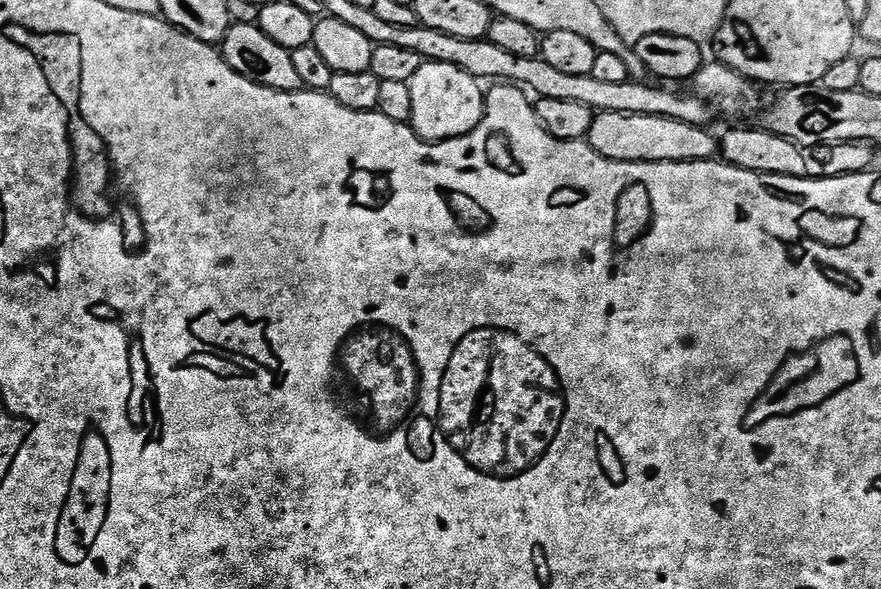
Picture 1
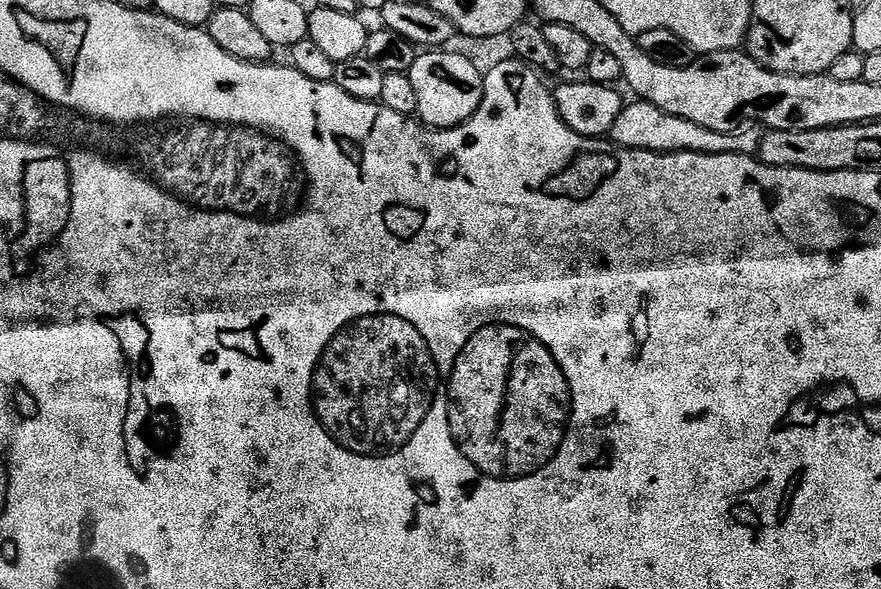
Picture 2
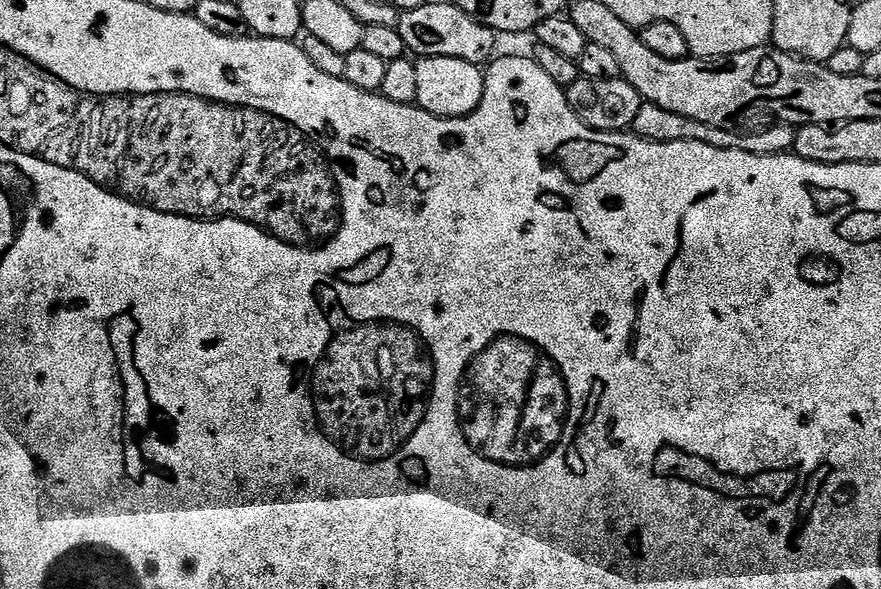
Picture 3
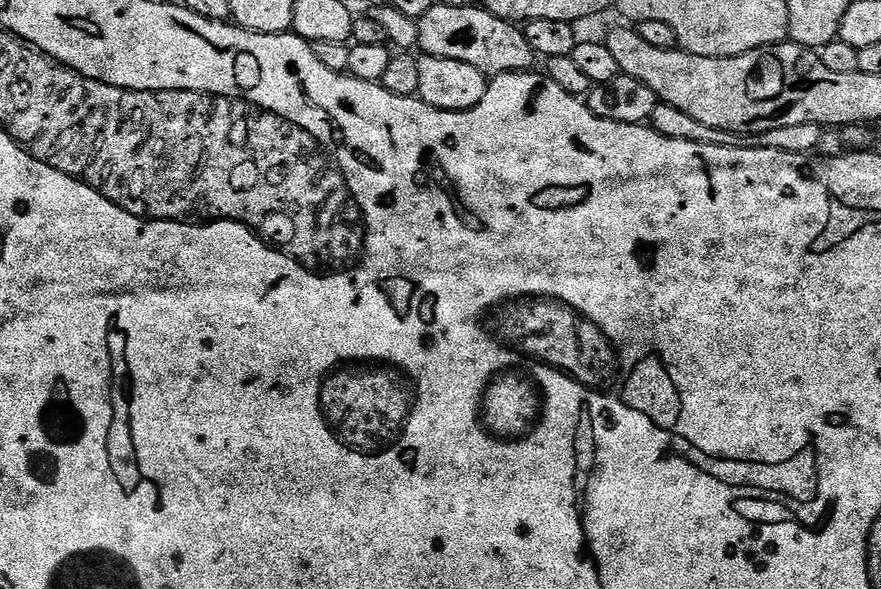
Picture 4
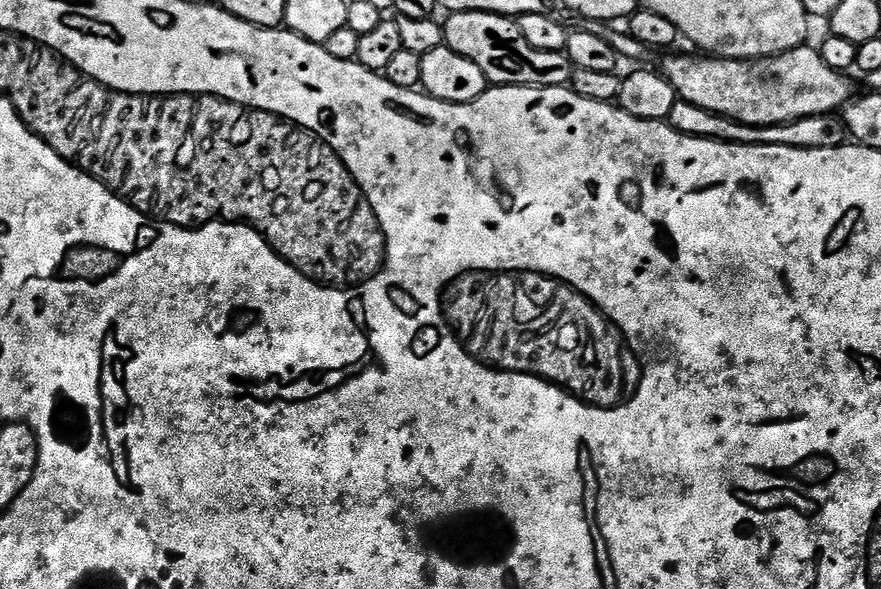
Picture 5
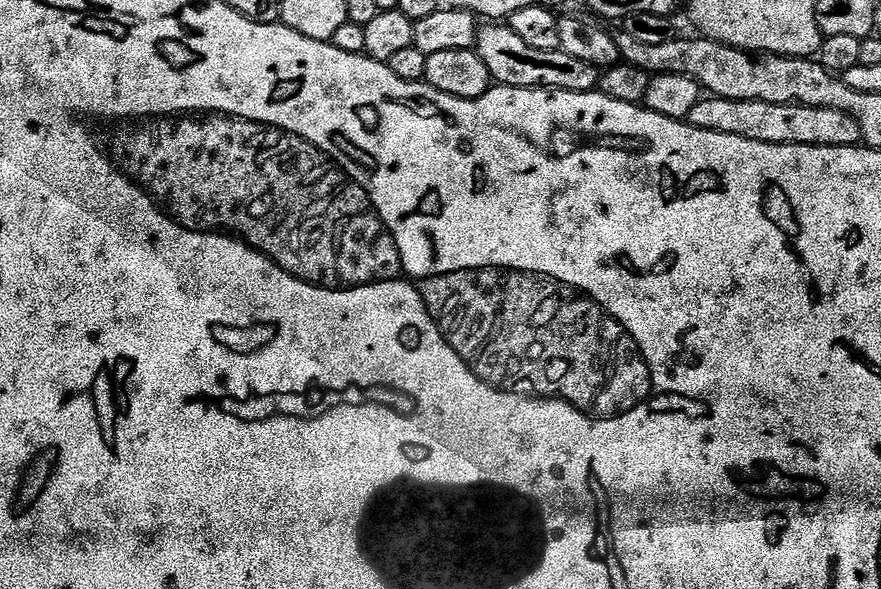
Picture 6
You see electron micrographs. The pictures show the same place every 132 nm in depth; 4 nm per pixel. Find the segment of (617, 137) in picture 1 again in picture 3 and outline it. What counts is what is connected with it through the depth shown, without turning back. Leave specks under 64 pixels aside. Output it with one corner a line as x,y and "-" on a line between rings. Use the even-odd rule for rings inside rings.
644,103
638,110
638,116
634,118
631,131
644,140
654,142
682,142
683,140
693,140
694,142
706,142
706,146
718,146
726,150
746,150
746,154
762,154
763,156
779,156
787,153
791,149
796,128
791,124
783,122
773,123
773,128
764,128
761,132
748,132
745,136
739,136
728,128
715,128
706,126
702,122
694,122
690,118
682,118
682,114
673,114
671,110
662,110
662,106
654,106

